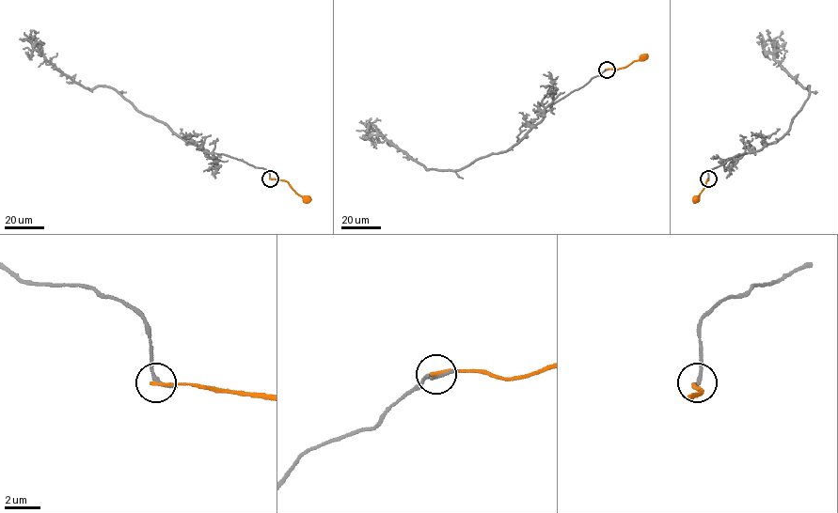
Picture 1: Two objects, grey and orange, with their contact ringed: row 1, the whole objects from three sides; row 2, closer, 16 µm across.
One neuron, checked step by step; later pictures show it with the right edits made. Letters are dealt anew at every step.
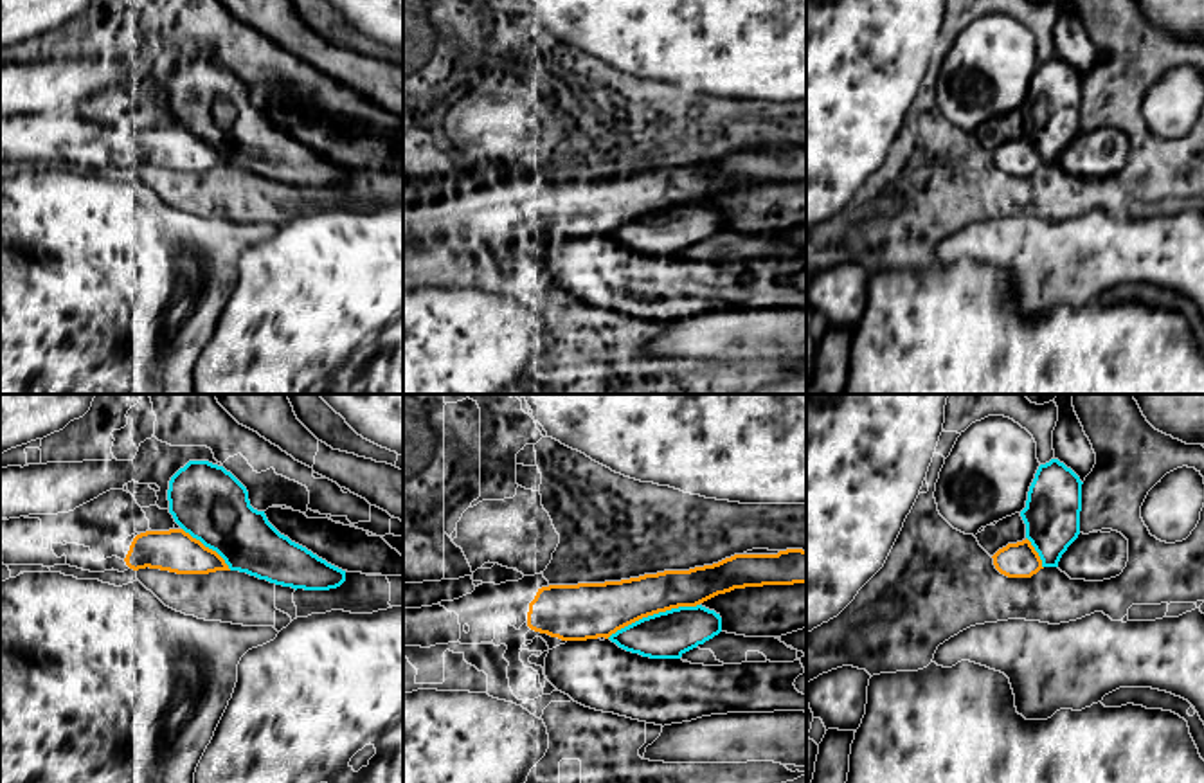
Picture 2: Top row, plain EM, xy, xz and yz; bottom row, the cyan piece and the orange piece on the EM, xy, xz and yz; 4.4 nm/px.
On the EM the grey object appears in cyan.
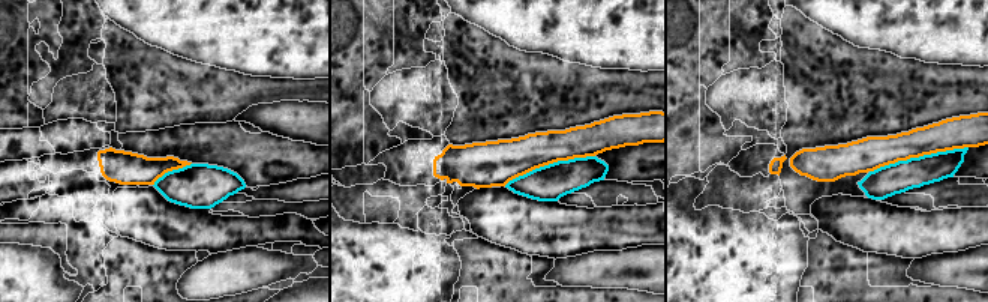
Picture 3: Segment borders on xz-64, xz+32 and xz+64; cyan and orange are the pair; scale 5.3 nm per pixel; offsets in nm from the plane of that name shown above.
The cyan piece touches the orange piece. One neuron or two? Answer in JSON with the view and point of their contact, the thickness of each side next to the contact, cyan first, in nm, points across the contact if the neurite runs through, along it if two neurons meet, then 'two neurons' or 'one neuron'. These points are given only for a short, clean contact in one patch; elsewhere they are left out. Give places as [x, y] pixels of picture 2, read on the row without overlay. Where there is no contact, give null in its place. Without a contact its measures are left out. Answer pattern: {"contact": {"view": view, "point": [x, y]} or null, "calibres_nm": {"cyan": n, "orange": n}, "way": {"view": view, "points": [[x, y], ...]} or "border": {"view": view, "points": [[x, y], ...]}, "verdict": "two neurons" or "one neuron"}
{"contact": {"view": "xz", "point": [654, 211]}, "calibres_nm": {"cyan": 220, "orange": 240}, "verdict": "two neurons"}

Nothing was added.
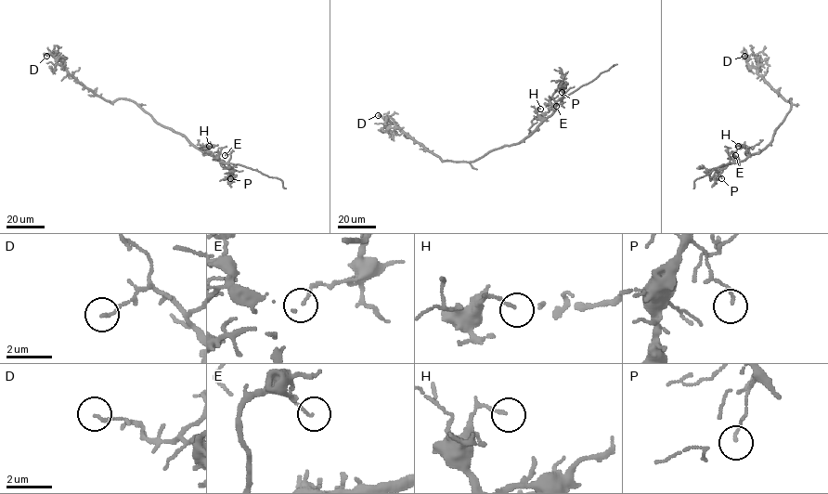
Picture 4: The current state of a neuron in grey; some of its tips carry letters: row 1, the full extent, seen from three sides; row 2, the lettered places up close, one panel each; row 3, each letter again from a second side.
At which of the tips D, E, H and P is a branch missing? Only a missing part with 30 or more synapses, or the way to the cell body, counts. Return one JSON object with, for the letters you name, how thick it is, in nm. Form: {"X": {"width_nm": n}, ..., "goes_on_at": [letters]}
{"H": {"width_nm": 100}, "goes_on_at": ["H"]}

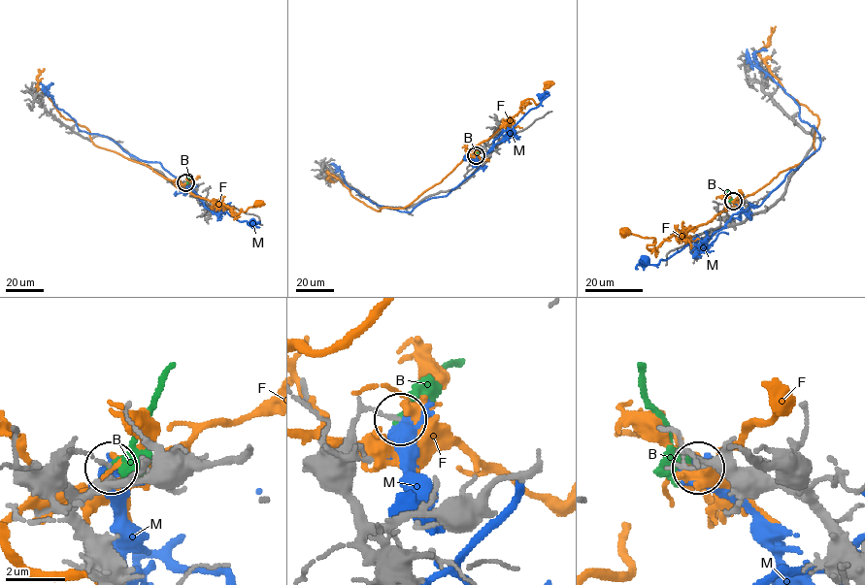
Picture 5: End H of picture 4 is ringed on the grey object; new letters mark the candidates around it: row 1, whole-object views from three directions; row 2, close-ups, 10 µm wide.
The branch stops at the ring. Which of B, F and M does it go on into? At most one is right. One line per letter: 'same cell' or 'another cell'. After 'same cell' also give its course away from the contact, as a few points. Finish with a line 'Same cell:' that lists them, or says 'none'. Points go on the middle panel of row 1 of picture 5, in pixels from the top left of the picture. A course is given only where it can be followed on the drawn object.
B: another cell
F: another cell
M: another cell
Same cell: none

